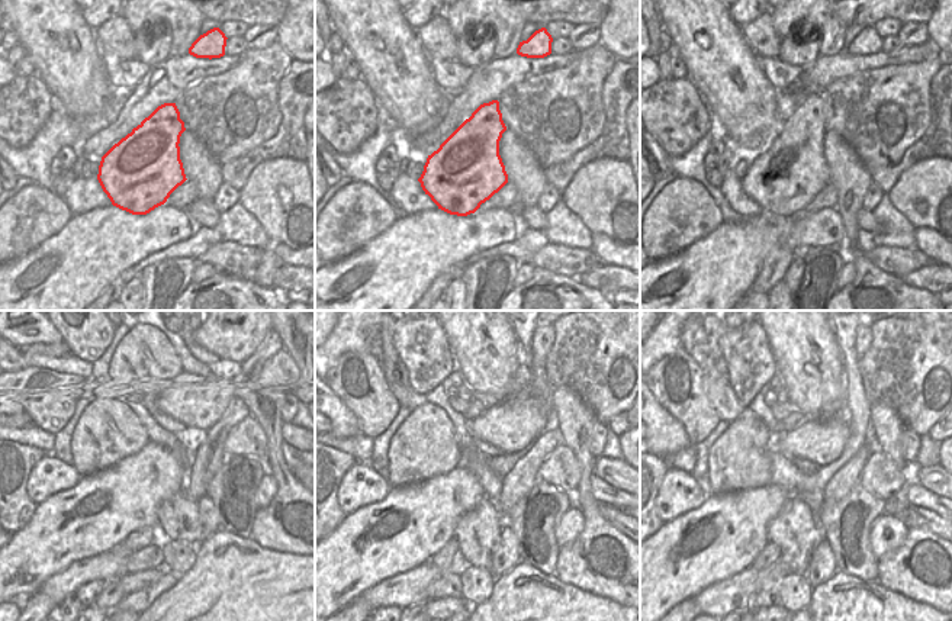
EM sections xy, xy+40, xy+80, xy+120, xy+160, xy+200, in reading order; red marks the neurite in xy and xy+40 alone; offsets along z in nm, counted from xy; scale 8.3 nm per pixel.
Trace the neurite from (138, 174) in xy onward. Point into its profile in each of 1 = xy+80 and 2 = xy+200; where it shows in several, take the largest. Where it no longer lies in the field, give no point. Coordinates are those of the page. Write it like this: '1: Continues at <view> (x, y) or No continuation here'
1: Continues at xy+80 (785, 179)
2: Continues at xy+200 (806, 450).

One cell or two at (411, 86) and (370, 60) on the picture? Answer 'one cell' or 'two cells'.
one cell

